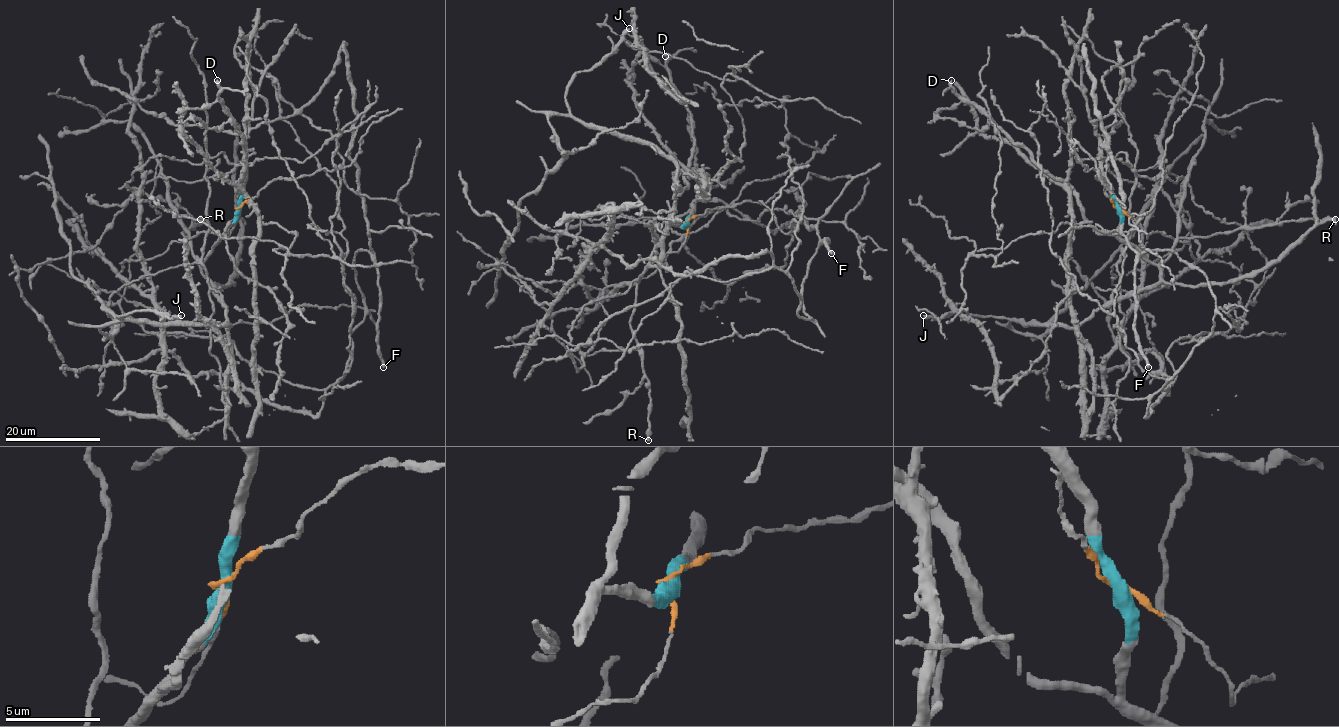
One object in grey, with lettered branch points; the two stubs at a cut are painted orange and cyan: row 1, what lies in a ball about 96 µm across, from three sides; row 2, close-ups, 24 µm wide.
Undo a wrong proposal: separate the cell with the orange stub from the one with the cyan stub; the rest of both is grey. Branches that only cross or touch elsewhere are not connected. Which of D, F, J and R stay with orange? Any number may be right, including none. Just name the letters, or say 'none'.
F

